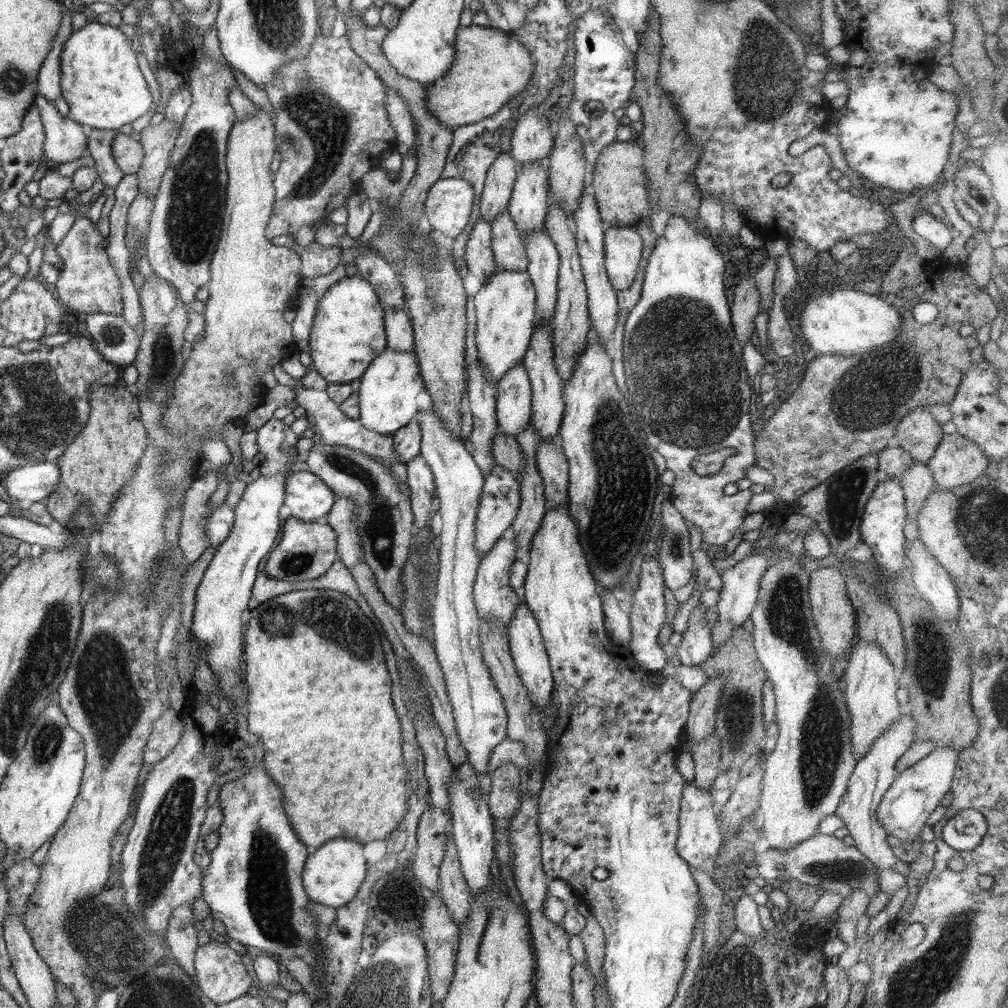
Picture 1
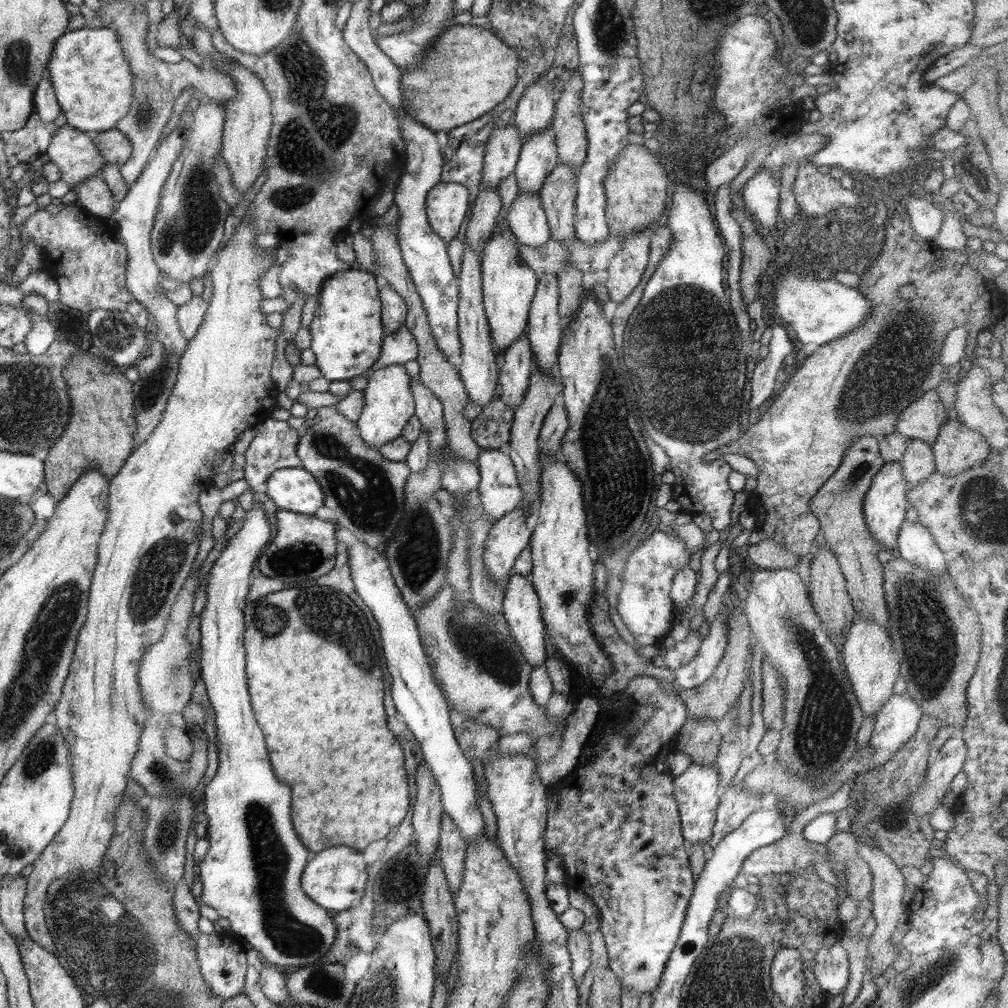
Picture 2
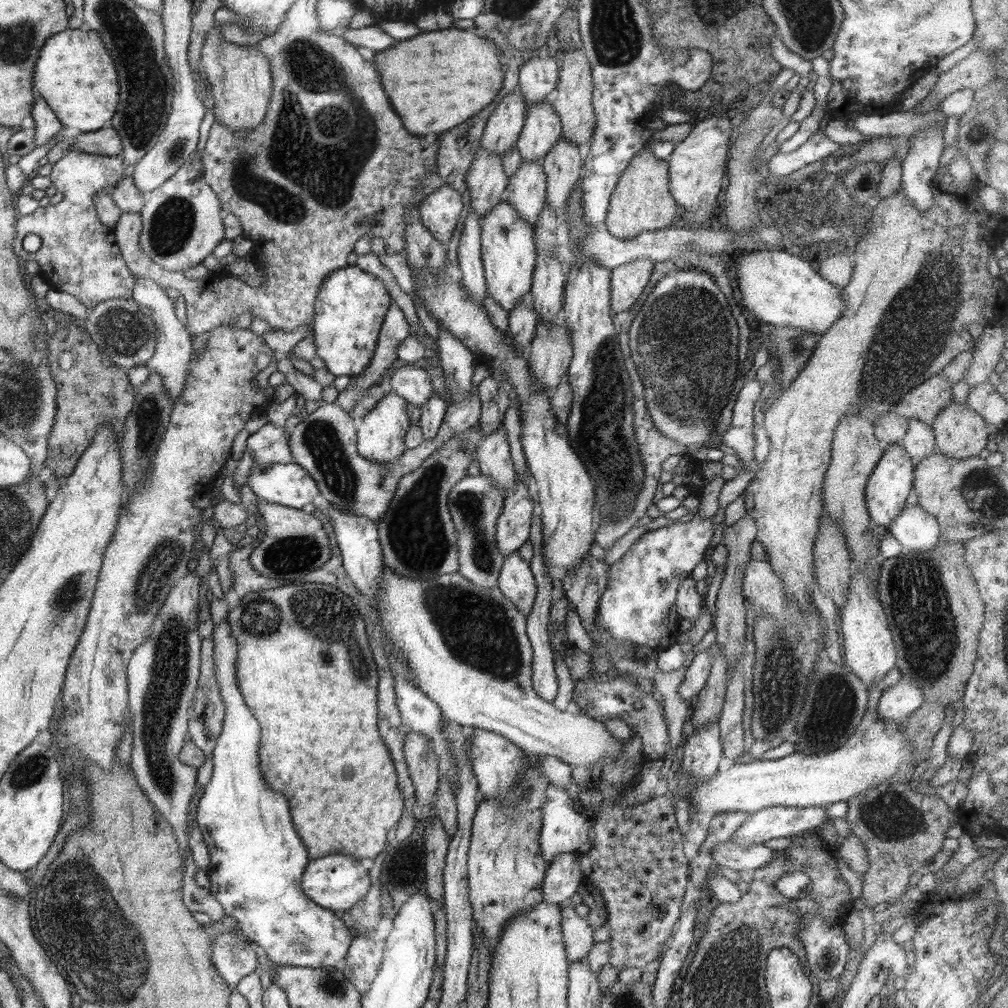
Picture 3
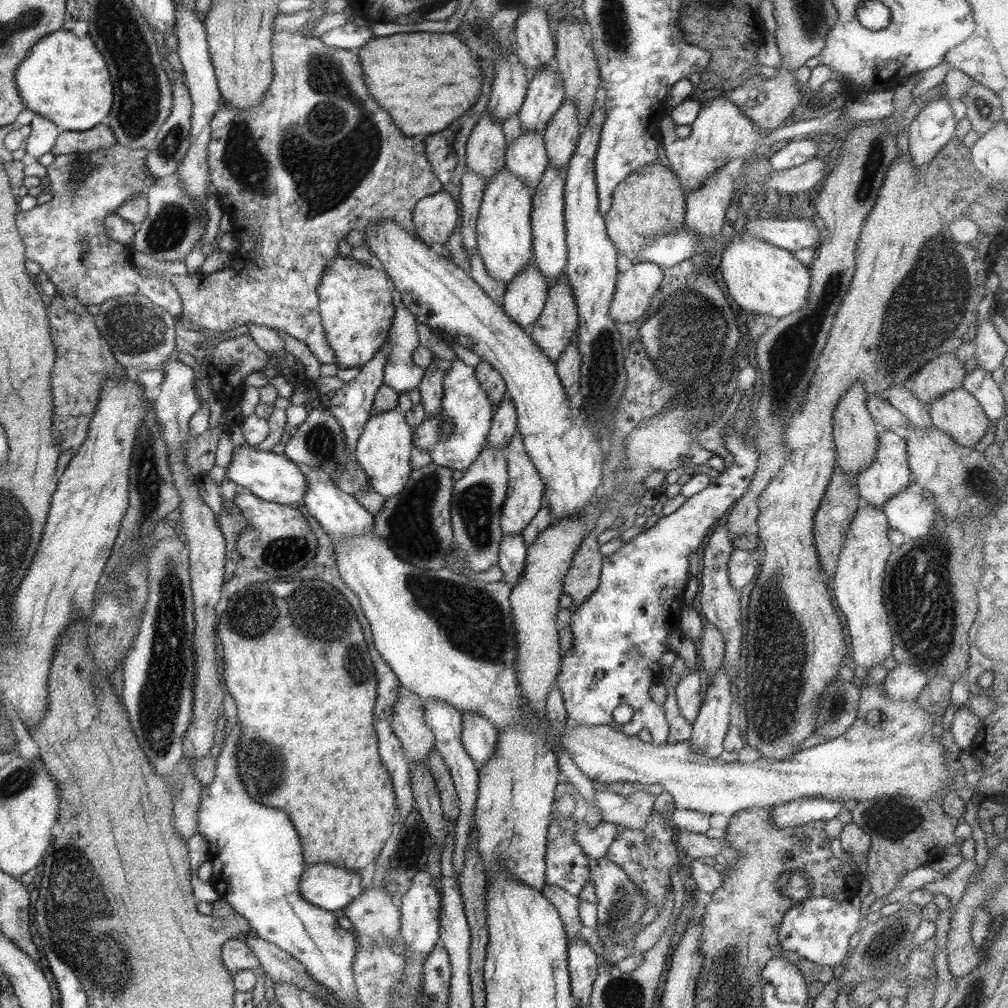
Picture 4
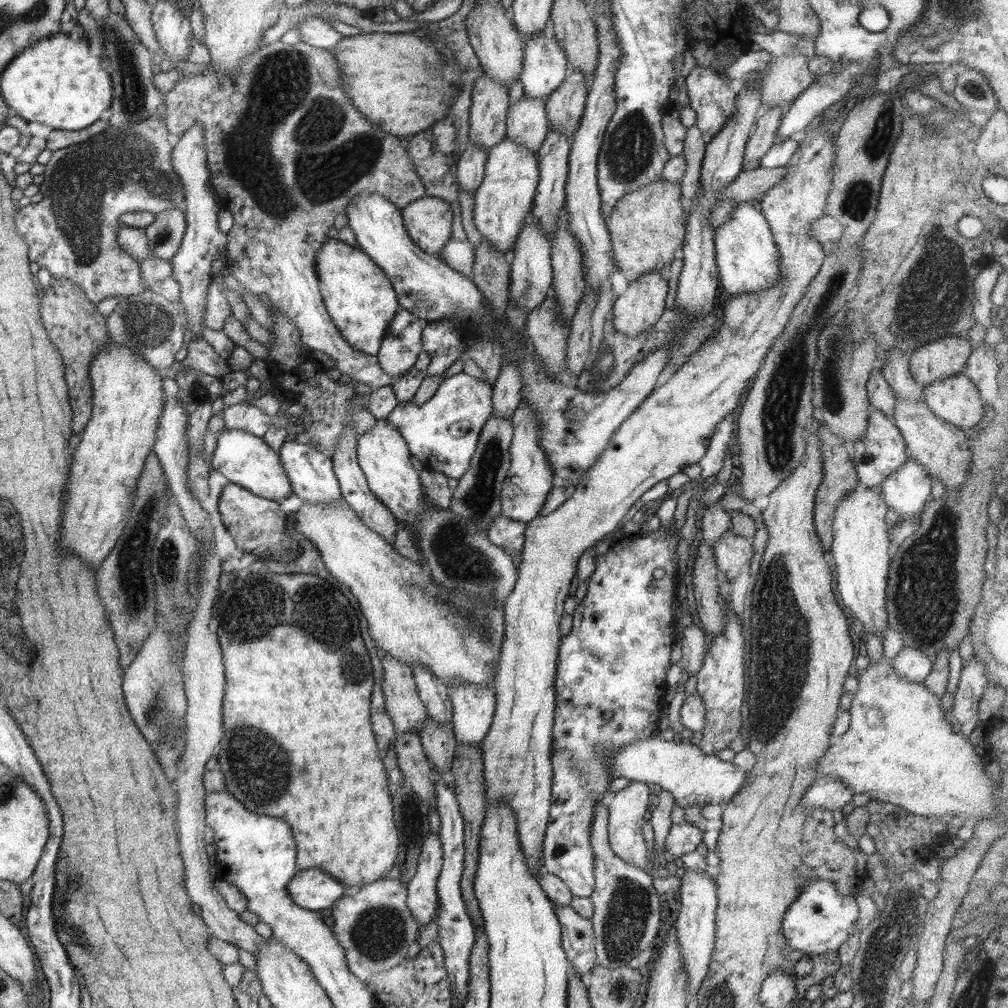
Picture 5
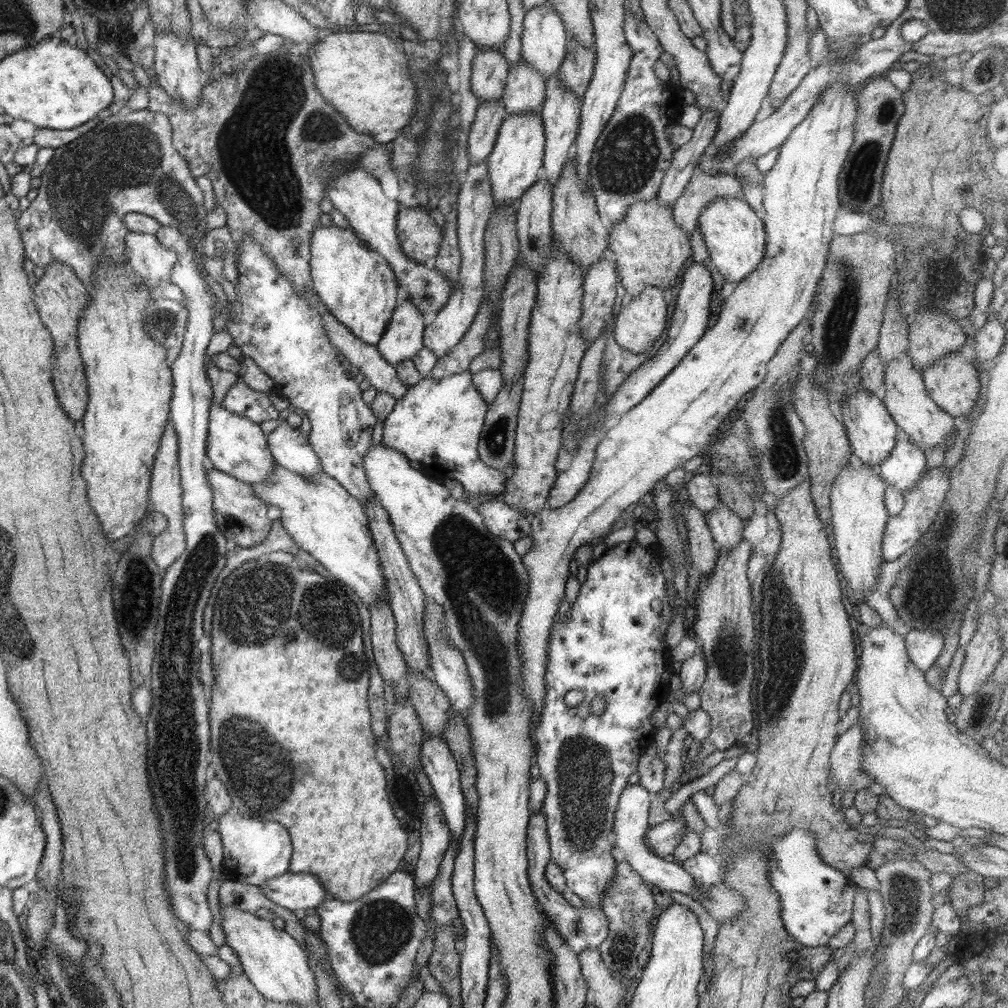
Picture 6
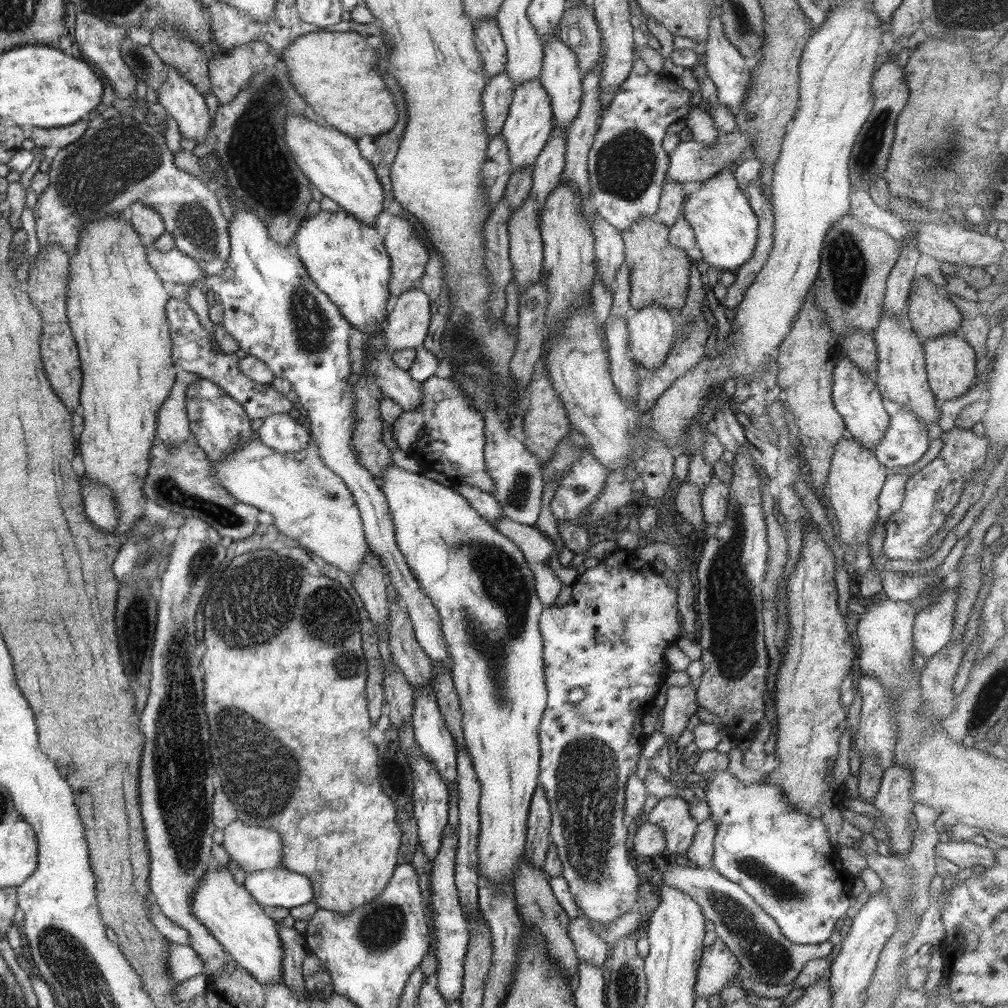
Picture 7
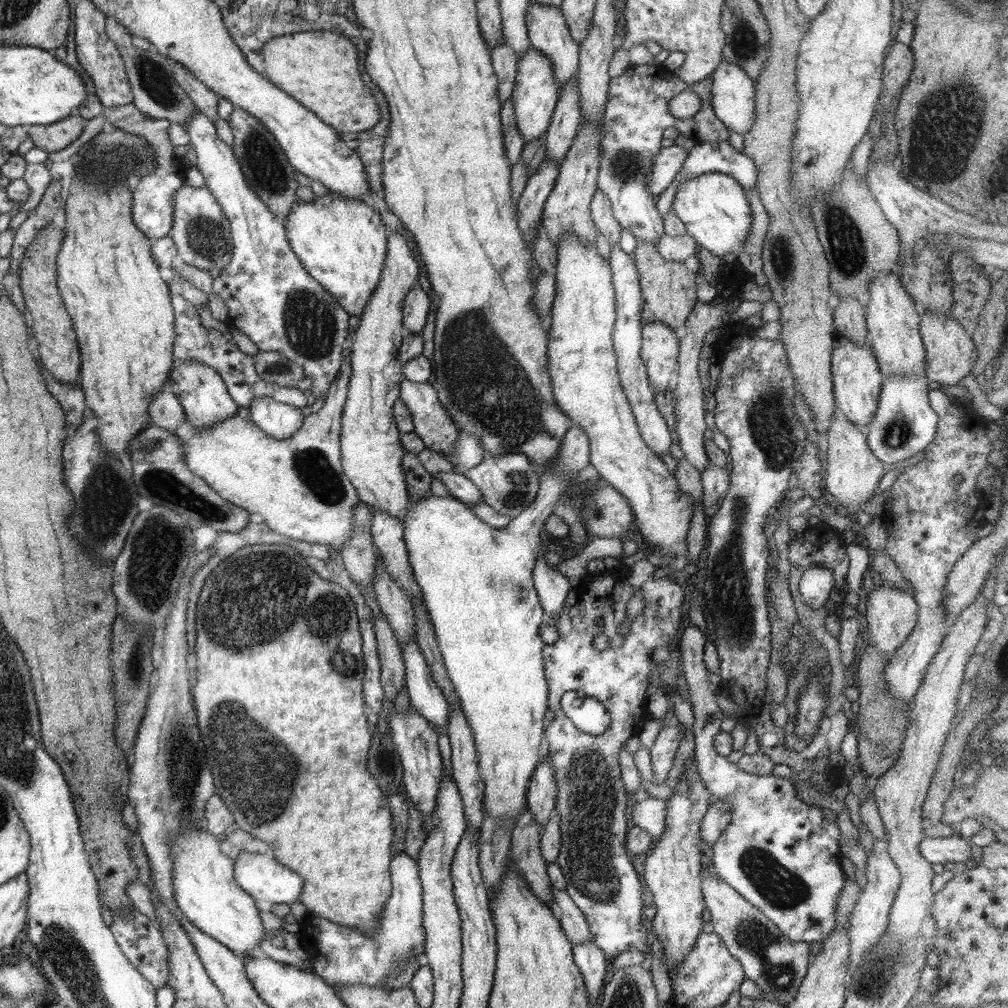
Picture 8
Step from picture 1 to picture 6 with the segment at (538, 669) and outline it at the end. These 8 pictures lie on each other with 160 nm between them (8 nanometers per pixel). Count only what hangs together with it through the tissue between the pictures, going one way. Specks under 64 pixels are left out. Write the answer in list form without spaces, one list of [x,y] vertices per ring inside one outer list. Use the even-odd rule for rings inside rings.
[[[502,498],[481,502],[477,511],[482,515],[490,534],[499,536],[501,539],[514,543],[515,540],[530,534],[530,518],[504,502]]]

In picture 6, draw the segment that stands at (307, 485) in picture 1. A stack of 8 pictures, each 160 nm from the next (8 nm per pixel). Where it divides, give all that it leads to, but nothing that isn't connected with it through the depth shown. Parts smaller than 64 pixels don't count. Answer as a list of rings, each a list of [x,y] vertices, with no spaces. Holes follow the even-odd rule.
[[[212,400],[207,434],[207,455],[212,461],[212,466],[226,472],[230,476],[246,484],[259,484],[269,477],[276,466],[272,453],[269,451],[267,435],[261,426],[248,420],[246,416],[236,416],[225,406]]]

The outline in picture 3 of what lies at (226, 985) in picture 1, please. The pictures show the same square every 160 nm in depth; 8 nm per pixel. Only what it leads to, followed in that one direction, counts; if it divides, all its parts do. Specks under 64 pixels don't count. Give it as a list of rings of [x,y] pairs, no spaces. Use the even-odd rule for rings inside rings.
[[[234,933],[217,934],[213,940],[212,962],[234,992],[244,976],[259,970],[254,949],[254,943],[241,940]]]

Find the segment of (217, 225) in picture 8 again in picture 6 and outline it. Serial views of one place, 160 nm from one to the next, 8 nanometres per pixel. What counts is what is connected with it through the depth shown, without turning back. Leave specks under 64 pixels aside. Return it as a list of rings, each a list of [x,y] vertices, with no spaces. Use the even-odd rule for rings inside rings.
[[[142,109],[102,118],[92,130],[63,147],[55,148],[53,157],[44,166],[37,197],[24,212],[18,213],[24,256],[44,269],[55,262],[71,265],[83,284],[93,287],[100,263],[124,265],[128,259],[126,215],[131,212],[151,216],[162,226],[178,228],[182,238],[198,244],[211,230],[206,227],[204,192],[198,187],[195,177],[188,161],[175,148],[174,129],[164,113]]]

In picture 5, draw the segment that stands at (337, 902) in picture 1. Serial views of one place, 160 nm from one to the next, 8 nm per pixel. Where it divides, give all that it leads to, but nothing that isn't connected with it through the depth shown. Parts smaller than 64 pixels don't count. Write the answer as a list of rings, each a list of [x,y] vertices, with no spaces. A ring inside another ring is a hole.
[[[319,868],[296,871],[288,881],[288,895],[300,908],[319,911],[332,908],[350,892],[339,880]]]

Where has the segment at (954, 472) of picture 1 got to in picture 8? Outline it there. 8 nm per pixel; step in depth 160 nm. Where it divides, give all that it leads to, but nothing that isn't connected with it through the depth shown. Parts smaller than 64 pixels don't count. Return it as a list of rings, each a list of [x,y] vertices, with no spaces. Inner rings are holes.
[[[921,314],[919,329],[925,345],[925,376],[930,382],[938,382],[942,386],[963,384],[962,378],[968,376],[977,360],[977,350],[971,334],[965,331],[951,316],[942,314]]]

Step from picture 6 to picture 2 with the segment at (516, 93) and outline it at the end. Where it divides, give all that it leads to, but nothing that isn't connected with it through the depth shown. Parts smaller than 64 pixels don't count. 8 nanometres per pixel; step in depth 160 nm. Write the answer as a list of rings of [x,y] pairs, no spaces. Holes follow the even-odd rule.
[[[518,193],[507,208],[506,219],[519,244],[544,247],[552,238],[539,193]]]

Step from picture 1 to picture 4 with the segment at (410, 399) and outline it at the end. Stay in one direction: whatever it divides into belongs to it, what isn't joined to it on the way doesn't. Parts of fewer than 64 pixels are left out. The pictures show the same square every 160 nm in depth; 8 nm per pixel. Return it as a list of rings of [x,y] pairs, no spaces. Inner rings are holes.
[[[398,408],[372,416],[364,426],[357,443],[355,457],[369,480],[369,486],[385,499],[399,496],[410,480],[410,473],[413,471],[411,465],[413,447],[413,429]]]

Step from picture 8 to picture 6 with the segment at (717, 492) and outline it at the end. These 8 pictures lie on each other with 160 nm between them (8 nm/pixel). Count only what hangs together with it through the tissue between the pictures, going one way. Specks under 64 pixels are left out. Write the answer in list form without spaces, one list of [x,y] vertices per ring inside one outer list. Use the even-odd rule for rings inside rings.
[[[722,501],[705,516],[705,519],[712,538],[722,549],[734,548],[743,537],[746,522]]]

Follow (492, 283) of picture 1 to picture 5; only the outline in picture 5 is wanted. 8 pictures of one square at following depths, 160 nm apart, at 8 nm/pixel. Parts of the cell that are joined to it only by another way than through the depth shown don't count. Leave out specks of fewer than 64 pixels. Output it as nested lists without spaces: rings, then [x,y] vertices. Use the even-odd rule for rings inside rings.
[[[508,136],[487,150],[485,175],[474,192],[473,219],[482,237],[486,237],[498,250],[511,253],[525,218],[531,214],[538,183],[538,159],[534,151]]]

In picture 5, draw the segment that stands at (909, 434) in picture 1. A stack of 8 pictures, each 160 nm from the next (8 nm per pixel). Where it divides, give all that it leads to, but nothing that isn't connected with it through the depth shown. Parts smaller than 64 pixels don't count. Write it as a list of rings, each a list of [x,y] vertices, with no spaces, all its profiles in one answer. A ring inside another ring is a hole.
[[[950,335],[946,338],[938,338],[912,352],[912,356],[908,359],[911,375],[917,383],[924,387],[928,386],[931,382],[962,373],[972,352],[972,342],[967,340],[966,336]]]

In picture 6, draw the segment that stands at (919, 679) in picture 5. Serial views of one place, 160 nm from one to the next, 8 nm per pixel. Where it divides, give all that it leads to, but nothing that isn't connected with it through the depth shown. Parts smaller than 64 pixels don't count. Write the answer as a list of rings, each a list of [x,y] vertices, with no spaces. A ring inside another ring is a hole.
[[[909,628],[904,637],[910,660],[925,673],[941,655],[945,635],[936,629]]]

